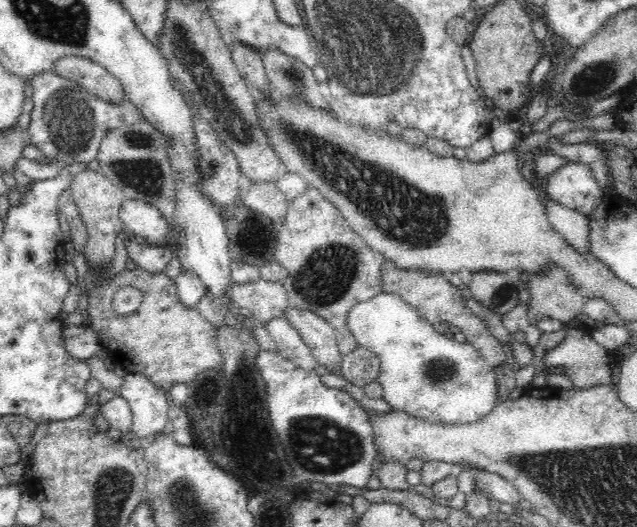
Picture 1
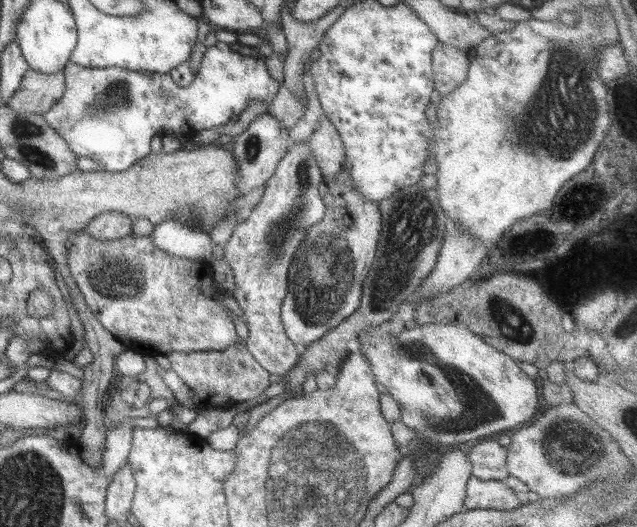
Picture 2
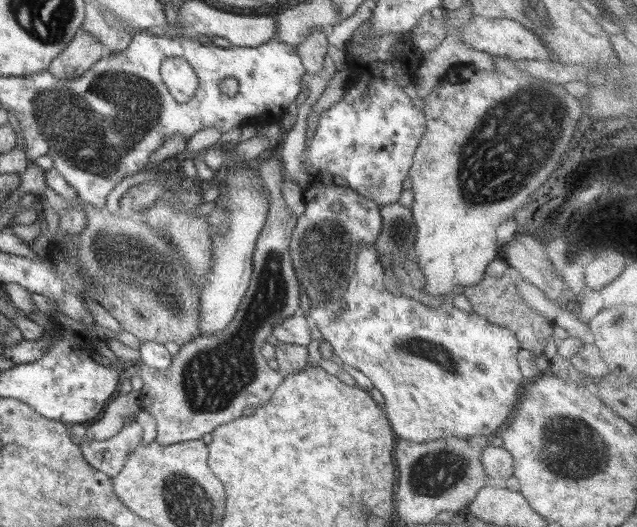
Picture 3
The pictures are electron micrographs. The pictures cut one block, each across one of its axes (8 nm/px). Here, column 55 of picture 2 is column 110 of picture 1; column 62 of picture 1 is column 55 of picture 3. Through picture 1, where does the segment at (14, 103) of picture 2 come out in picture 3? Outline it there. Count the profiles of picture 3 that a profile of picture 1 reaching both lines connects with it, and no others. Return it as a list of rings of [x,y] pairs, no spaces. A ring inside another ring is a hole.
[[[80,28],[68,47],[52,60],[48,71],[56,78],[66,80],[78,78],[88,72],[97,60],[104,57],[105,51],[104,45],[100,44],[98,38],[95,38],[91,32]]]

